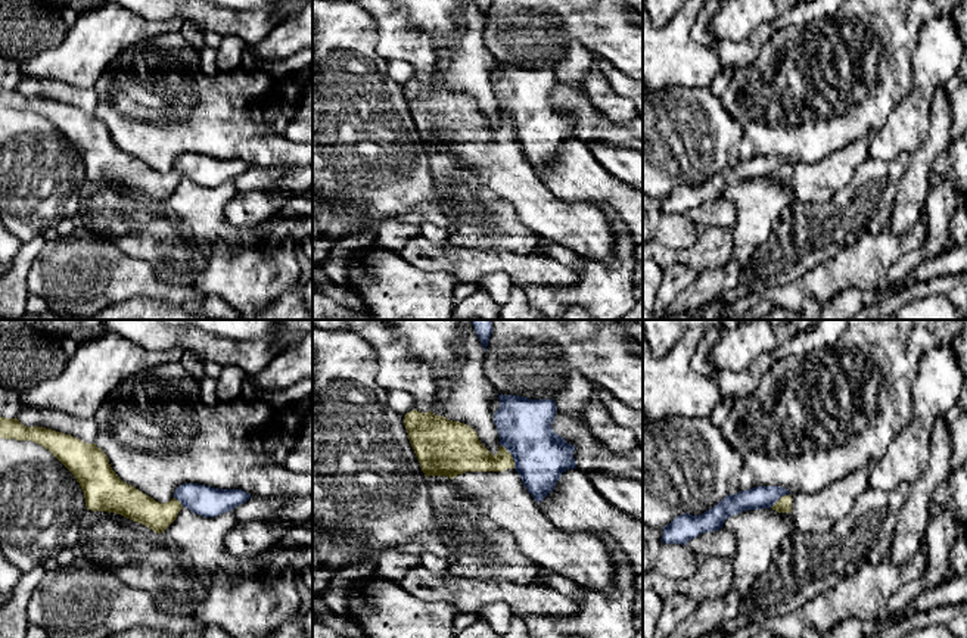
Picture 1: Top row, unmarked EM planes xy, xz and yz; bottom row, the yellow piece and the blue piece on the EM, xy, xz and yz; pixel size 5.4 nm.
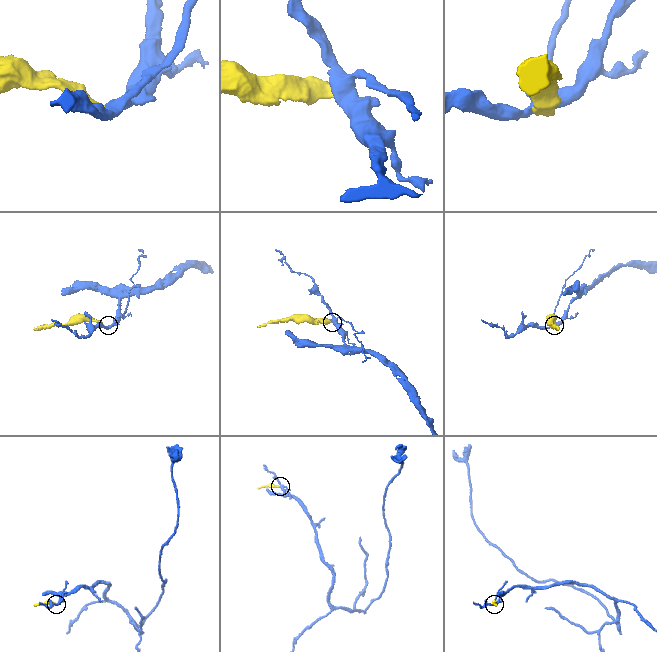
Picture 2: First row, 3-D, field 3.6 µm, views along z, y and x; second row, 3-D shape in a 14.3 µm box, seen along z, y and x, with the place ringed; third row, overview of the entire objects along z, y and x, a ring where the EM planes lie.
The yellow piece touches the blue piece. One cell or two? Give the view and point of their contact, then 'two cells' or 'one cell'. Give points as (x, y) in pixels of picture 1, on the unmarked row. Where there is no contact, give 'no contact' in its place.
meets yellow in xz at (510, 125); two cells

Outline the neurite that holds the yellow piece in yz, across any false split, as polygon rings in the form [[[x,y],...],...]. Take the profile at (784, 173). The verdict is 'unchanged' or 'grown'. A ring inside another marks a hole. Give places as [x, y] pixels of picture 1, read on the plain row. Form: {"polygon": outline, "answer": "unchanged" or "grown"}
{"polygon": [[[871,130],[814,164],[784,165],[771,178],[790,183],[797,202],[824,202],[849,184],[858,166],[870,159],[868,146],[876,133]]], "answer": "grown"}

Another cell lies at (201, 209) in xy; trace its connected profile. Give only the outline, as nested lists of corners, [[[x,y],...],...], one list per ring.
[[[181,177],[175,190],[162,202],[199,243],[224,245],[236,228],[224,215],[226,205],[237,196],[233,181],[203,187]]]

